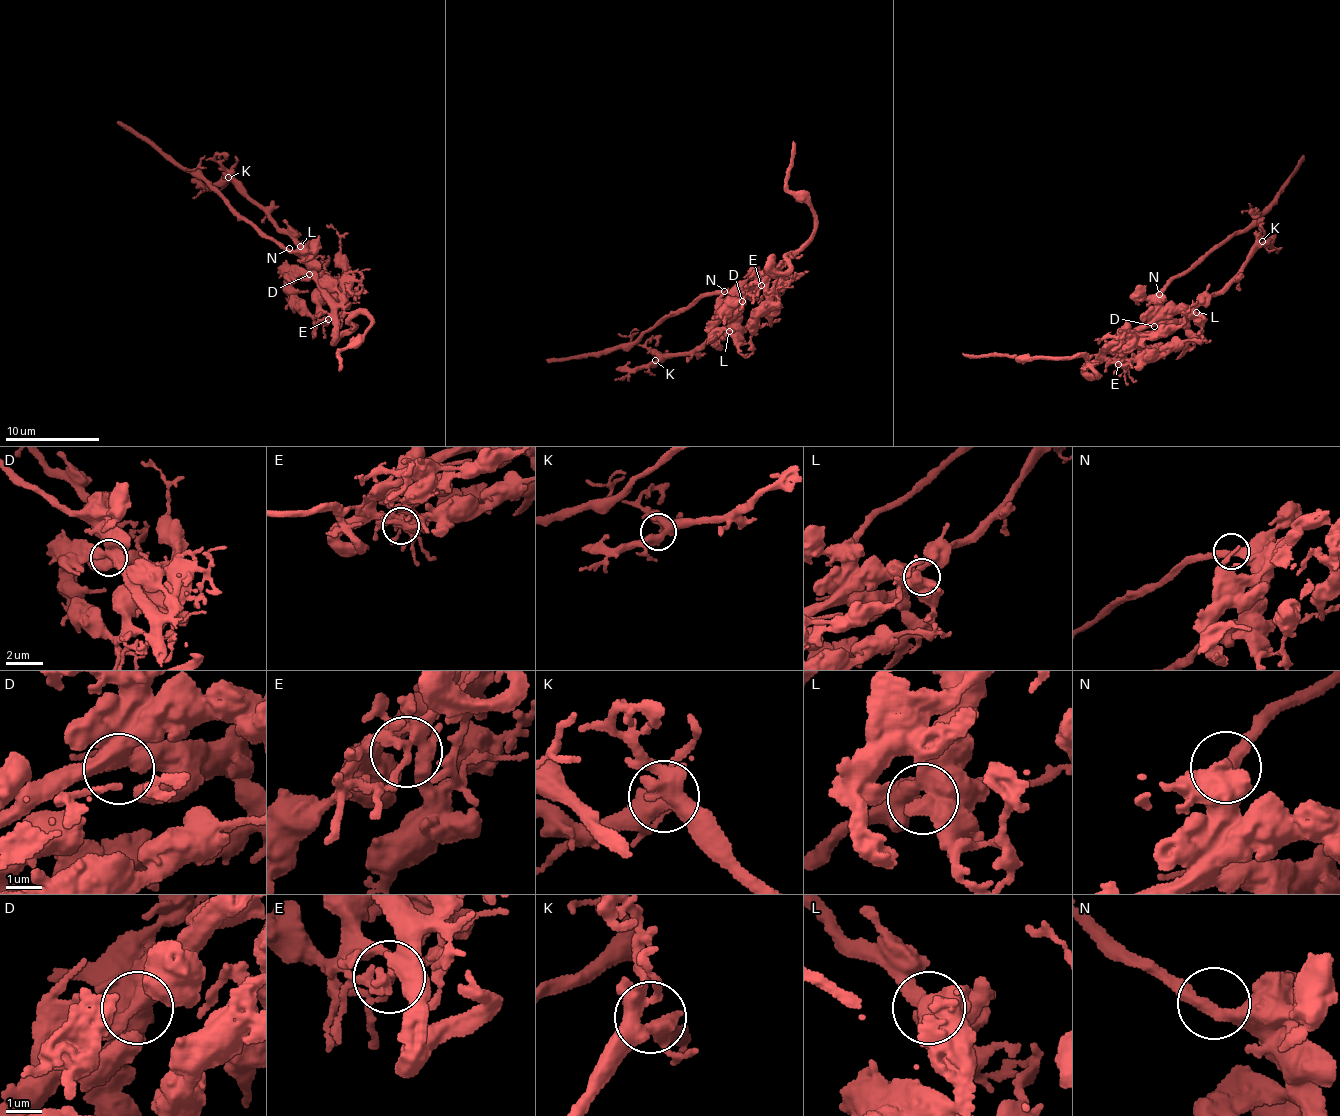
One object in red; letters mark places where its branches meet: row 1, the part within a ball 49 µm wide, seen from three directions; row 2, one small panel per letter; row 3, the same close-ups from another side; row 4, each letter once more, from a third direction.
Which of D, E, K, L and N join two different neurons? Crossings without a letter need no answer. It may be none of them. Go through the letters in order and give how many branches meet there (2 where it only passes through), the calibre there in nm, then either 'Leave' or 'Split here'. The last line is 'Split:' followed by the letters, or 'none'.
D: Branches: 3. Thickness 400 nm. Leave
E: Branches: 6. Thickness 280 nm. Leave
K: Branches: 3. Thickness 400 nm. Leave
L: Branches: 2. Thickness 650 nm. Leave
N: Branches: 2. Thickness 340 nm. Leave
Split: none

